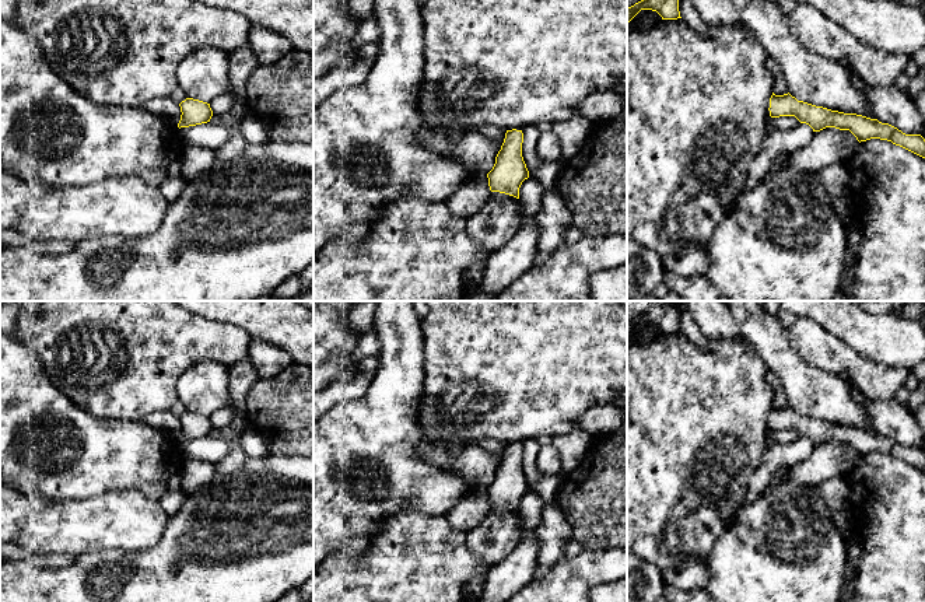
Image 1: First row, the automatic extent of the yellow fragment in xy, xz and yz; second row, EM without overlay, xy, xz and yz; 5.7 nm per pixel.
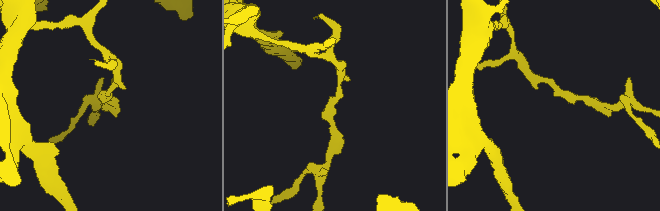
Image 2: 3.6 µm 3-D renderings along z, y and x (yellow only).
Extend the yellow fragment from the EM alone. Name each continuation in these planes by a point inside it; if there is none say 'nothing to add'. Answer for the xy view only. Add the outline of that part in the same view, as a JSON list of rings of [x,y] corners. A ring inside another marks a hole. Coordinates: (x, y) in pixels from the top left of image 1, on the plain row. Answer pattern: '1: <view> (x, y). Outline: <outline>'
nothing to add

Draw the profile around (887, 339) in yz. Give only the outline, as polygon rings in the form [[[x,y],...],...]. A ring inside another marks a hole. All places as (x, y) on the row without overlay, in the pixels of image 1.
[[[779,301],[796,318],[810,318],[858,354],[912,371],[925,361],[925,330],[897,314],[870,314],[854,301]]]

